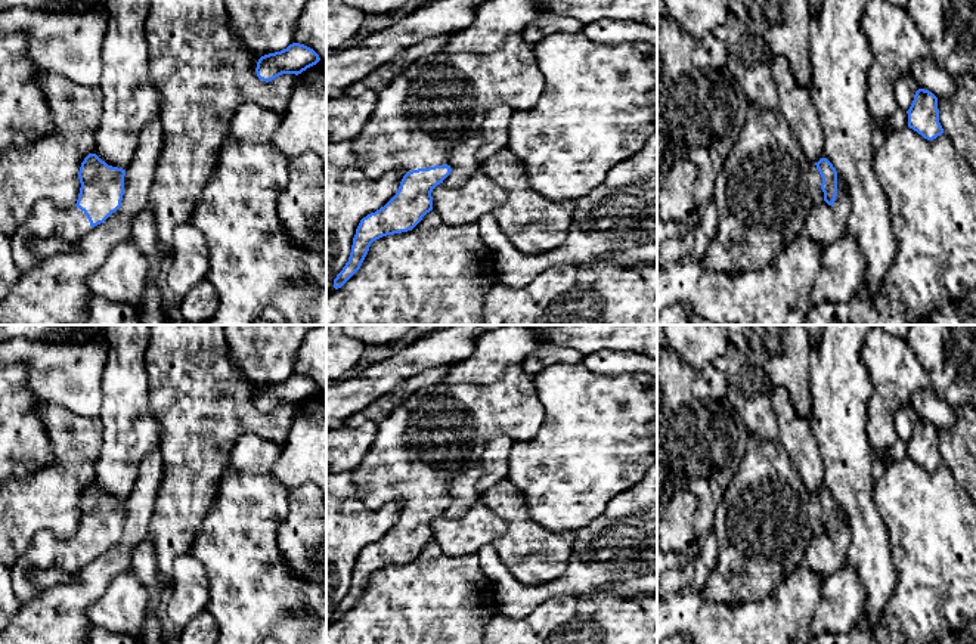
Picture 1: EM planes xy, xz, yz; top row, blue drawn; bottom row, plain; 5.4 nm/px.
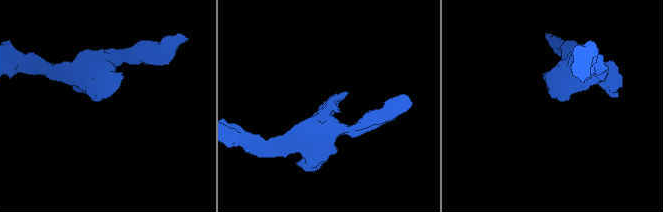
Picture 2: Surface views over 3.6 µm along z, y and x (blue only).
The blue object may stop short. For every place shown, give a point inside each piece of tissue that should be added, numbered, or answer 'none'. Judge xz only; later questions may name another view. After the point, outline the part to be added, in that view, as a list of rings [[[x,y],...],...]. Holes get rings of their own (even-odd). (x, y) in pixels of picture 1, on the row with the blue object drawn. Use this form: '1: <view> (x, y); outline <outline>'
1: xz (439, 102); outline [[[520,34],[489,55],[436,52],[419,58],[378,93],[377,108],[353,142],[359,165],[368,177],[447,164],[450,152],[478,134],[490,108],[509,105],[515,112],[532,109],[540,99],[545,78],[533,46]]]

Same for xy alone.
1: xy (45, 220); outline [[[47,199],[37,201],[30,217],[12,235],[12,253],[18,273],[28,272],[43,261],[30,245],[32,239],[58,236],[77,242],[90,229],[87,216],[78,207],[58,208]]]

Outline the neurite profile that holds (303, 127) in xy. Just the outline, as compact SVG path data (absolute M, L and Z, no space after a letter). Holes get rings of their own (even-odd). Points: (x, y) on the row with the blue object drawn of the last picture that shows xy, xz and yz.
M326 61L297 75L272 142L289 158L313 152L326 162Z

